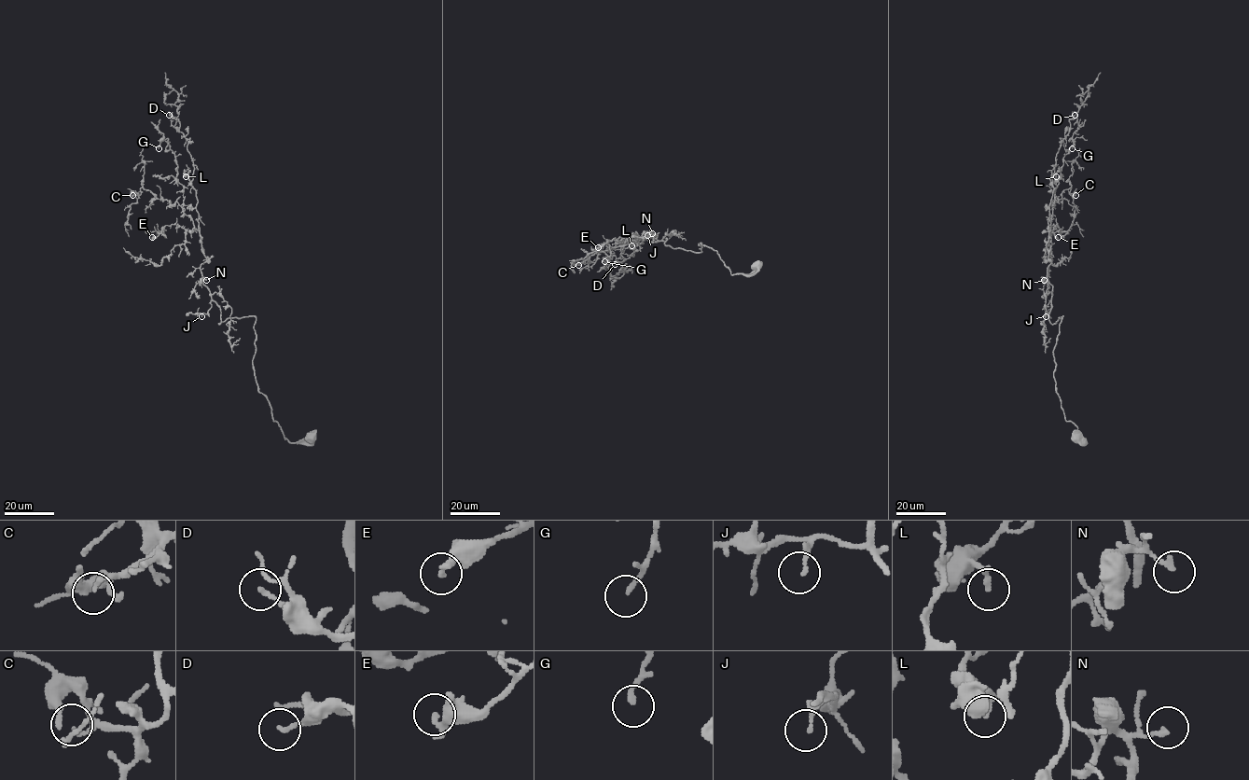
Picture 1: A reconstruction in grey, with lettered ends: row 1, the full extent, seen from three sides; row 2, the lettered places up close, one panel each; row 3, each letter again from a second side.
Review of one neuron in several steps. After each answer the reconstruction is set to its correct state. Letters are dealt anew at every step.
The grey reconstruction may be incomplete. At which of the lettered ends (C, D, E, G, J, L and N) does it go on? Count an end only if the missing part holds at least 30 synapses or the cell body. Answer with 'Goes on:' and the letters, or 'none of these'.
Goes on: none of these

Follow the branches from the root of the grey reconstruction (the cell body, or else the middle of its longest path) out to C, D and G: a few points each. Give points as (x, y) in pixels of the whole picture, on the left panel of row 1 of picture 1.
C: (310, 437), (284, 438), (258, 391), (256, 318), (218, 324), (192, 220), (176, 201), (142, 188), (132, 195)
D: (310, 437), (284, 438), (258, 391), (256, 318), (218, 324), (200, 269), (207, 259), (194, 164), (169, 115)
G: (310, 437), (284, 438), (258, 391), (256, 318), (218, 324), (175, 156), (164, 140), (159, 148)

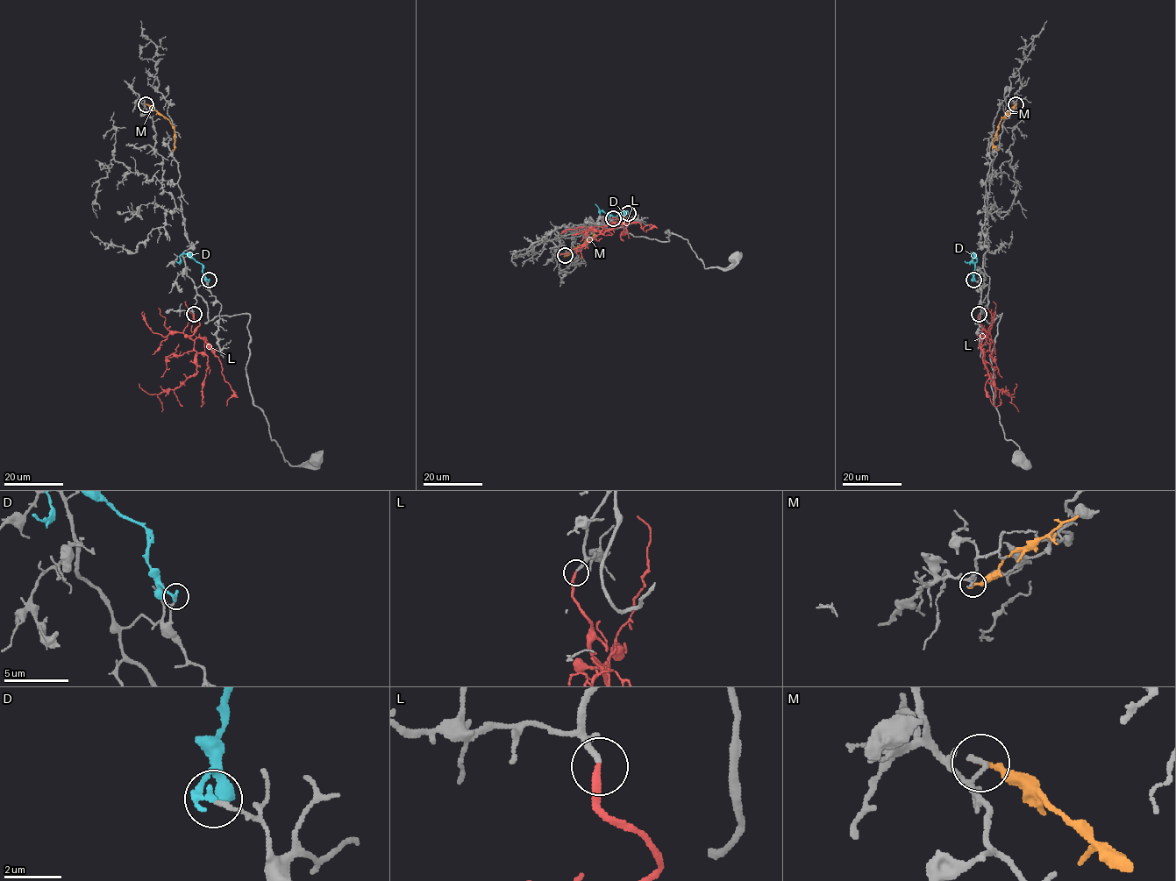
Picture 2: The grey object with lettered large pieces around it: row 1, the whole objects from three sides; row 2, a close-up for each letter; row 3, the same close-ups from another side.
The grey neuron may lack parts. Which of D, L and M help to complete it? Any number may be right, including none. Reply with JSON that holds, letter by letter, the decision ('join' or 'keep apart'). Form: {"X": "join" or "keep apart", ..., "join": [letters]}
{"D": "keep apart", "L": "join", "M": "keep apart", "join": ["L"]}

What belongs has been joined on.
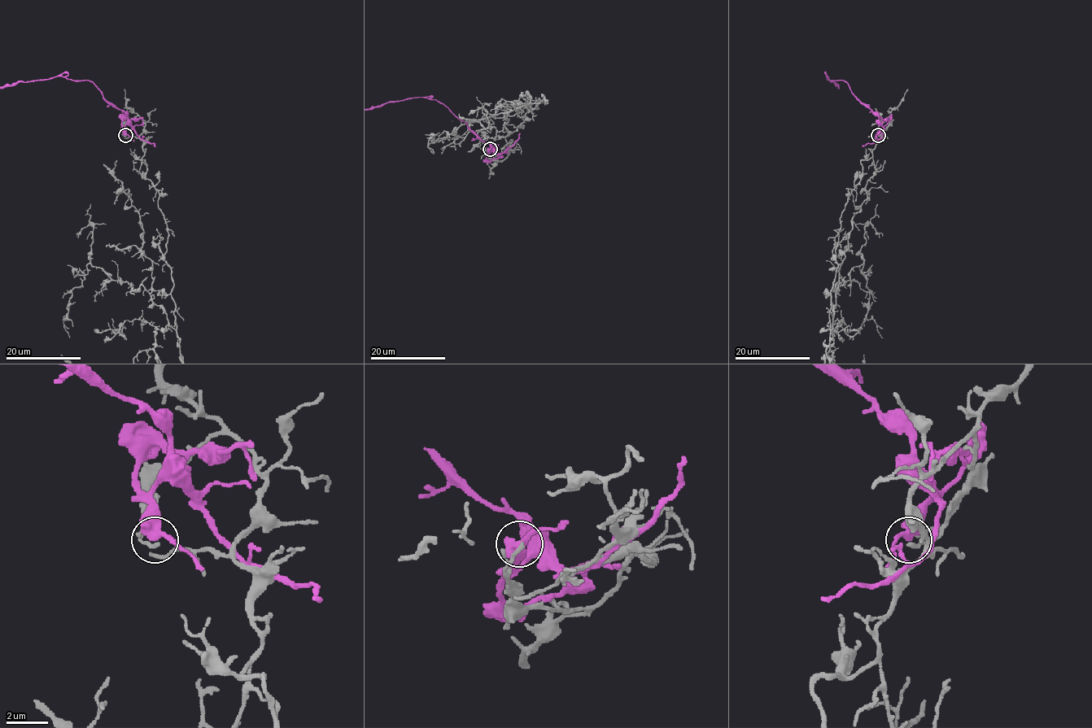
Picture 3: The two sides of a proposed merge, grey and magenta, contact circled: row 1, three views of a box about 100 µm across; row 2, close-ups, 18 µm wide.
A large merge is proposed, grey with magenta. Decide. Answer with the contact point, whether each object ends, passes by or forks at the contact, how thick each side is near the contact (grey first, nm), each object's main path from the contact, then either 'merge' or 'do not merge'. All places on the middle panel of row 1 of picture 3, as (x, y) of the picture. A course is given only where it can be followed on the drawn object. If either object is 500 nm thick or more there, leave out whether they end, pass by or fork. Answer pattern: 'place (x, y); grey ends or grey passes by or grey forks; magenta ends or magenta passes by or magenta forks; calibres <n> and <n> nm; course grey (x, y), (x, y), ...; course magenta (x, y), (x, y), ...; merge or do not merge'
place (490, 149); grey ends; magenta passes by; calibres 170 and 400 nm; course magenta (489, 149), (489, 153), (492, 148), (487, 142), (481, 141), (434, 99), (418, 97); do not merge

